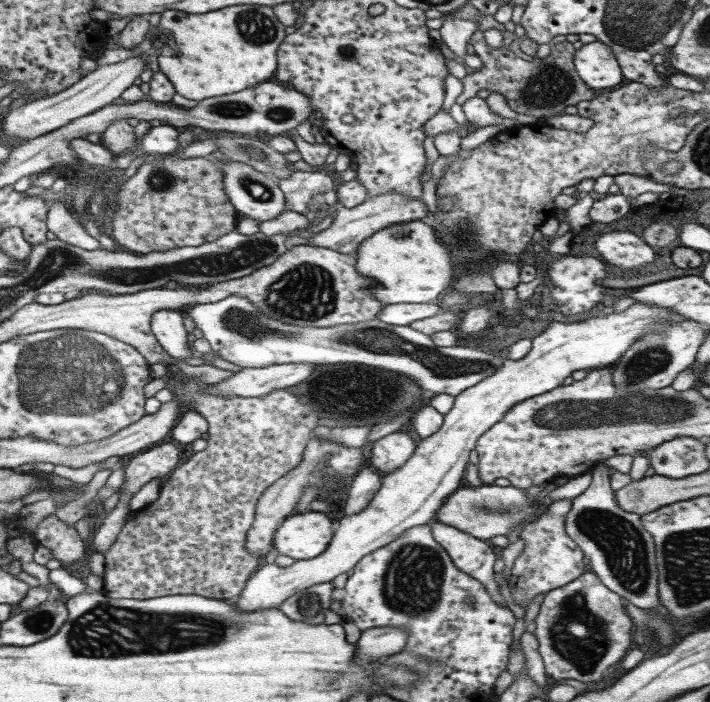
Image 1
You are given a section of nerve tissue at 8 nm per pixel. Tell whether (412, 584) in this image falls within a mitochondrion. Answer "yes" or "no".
yes

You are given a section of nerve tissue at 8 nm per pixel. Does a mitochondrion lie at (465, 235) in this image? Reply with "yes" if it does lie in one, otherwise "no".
yes

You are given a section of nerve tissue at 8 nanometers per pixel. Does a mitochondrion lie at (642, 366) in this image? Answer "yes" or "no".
yes

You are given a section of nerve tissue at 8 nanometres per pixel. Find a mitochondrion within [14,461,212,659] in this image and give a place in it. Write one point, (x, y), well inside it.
(39, 621)

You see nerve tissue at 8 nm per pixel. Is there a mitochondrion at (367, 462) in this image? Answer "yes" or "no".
no

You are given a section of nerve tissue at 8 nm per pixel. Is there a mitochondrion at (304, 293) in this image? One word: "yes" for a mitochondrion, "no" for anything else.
yes

